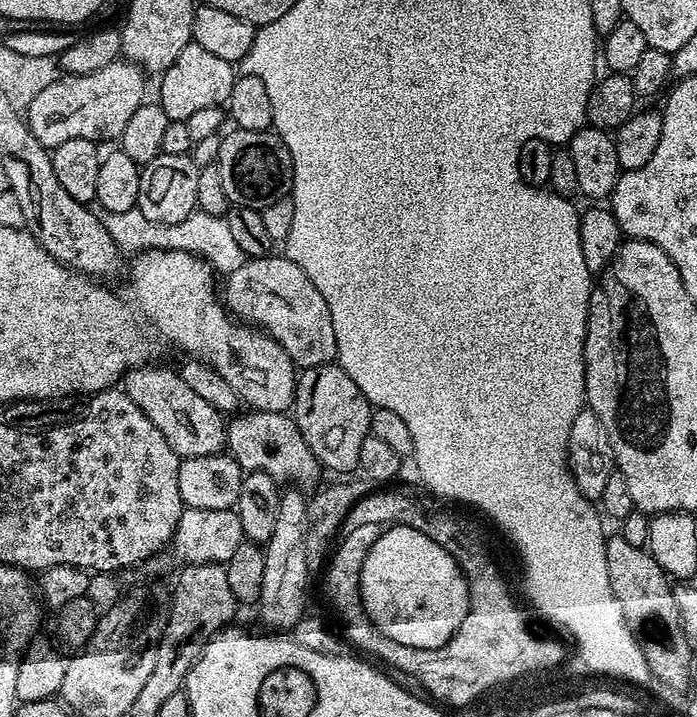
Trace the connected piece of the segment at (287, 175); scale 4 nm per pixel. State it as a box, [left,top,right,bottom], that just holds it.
[215,128,292,209]

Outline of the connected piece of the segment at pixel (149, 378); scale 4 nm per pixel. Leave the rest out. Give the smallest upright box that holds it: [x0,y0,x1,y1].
[122,362,226,458]

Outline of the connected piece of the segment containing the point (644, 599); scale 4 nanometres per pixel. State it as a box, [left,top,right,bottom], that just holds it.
[604,534,678,625]

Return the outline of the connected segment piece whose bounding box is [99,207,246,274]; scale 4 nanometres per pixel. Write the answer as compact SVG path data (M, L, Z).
M138 207L131 208L125 212L101 211L99 218L106 226L110 238L120 247L121 253L139 254L141 252L166 252L178 250L188 252L192 256L200 256L208 261L217 273L227 274L238 270L245 262L242 246L238 246L237 240L233 237L227 219L223 215L215 216L201 210L191 212L182 222L173 224L159 224L150 222L146 214Z

